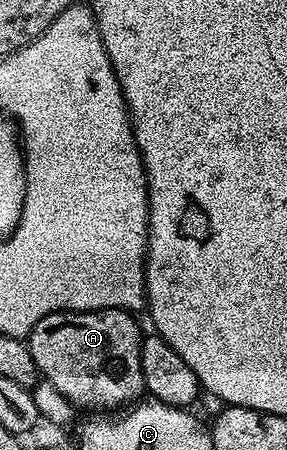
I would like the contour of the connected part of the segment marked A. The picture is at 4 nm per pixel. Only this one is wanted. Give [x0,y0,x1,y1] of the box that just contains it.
[27,307,145,413]

